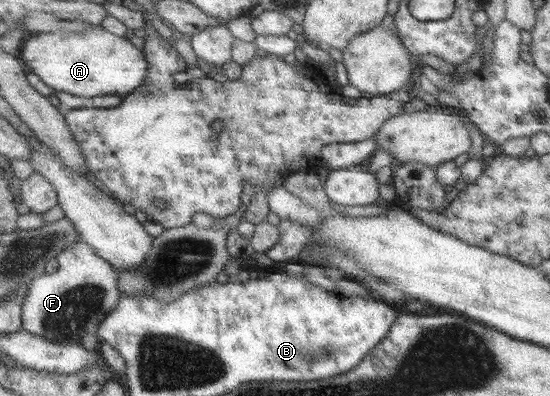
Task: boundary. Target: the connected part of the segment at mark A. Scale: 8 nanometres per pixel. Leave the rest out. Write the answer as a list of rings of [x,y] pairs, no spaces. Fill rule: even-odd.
[[[104,25],[97,26],[93,30],[78,34],[69,32],[38,34],[29,39],[23,48],[23,62],[29,68],[40,75],[43,82],[51,89],[66,92],[86,99],[100,97],[101,95],[131,95],[145,85],[149,73],[149,62],[144,49],[139,49],[133,41],[120,37],[118,34],[108,31]]]

